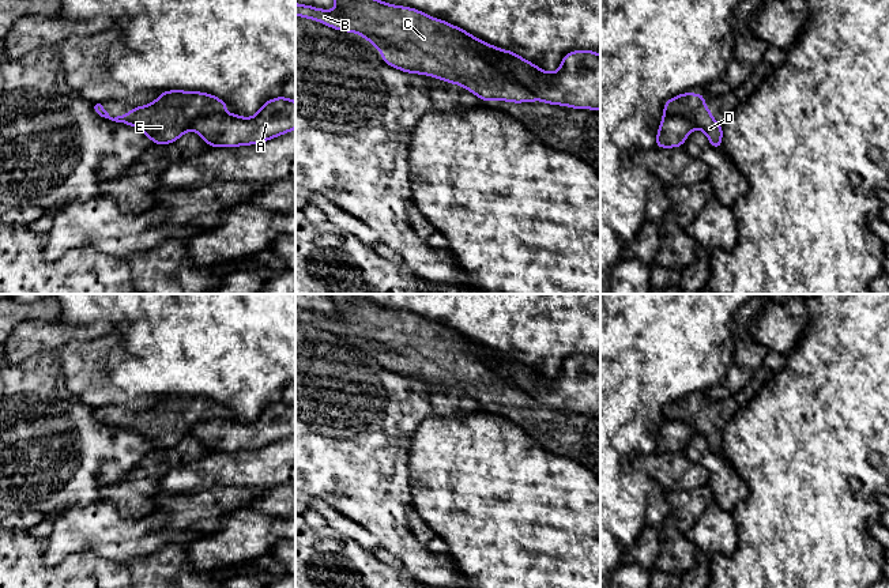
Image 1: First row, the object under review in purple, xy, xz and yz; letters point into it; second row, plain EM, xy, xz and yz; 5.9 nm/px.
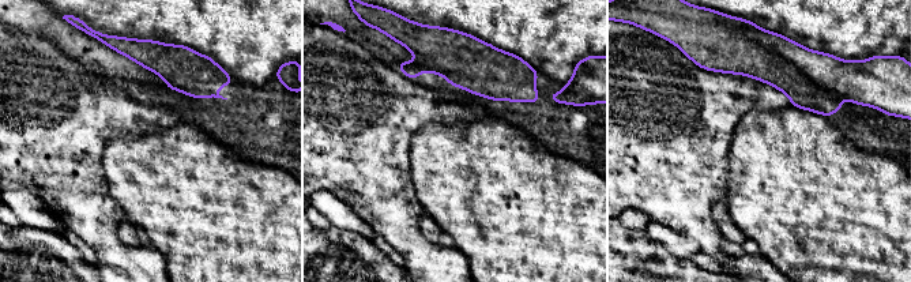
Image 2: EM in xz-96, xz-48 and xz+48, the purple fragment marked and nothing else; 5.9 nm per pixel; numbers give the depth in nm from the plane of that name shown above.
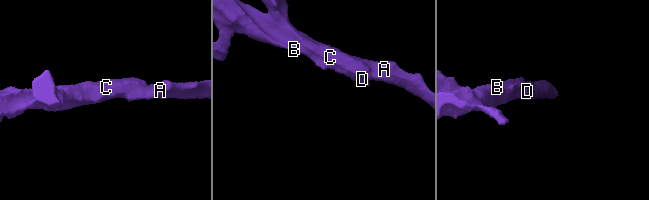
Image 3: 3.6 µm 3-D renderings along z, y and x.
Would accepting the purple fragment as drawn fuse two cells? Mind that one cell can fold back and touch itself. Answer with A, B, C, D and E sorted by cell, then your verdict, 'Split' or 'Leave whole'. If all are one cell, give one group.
Groups: A / B C D E. Split

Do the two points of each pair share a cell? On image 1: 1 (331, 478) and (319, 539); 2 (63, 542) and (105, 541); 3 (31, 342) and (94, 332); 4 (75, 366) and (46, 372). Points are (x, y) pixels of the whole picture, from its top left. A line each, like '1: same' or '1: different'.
1: different
2: same
3: same
4: different

